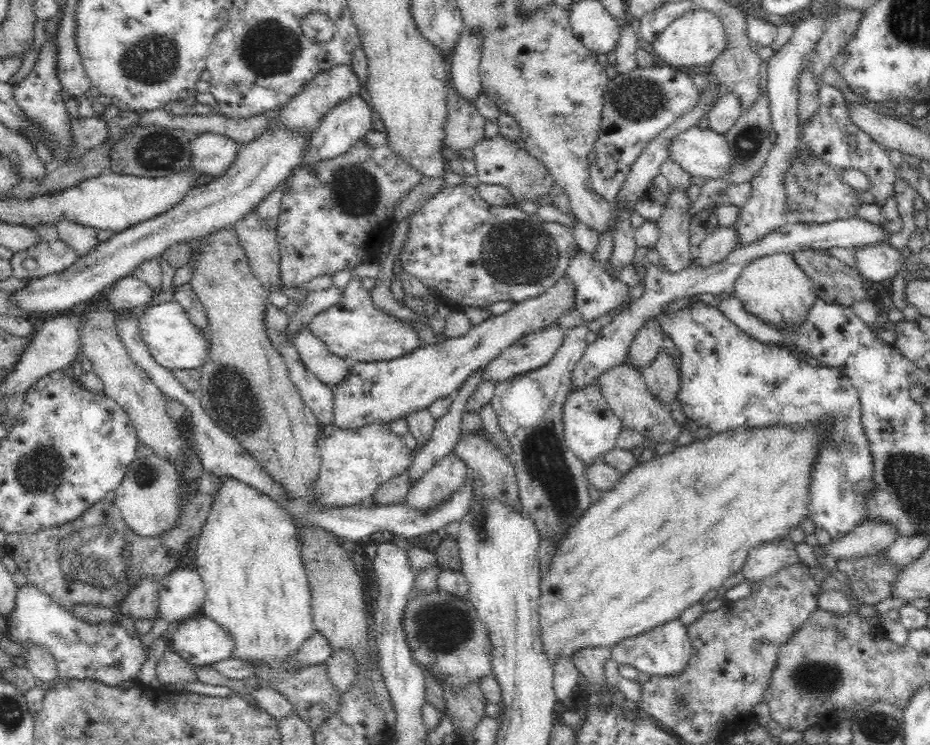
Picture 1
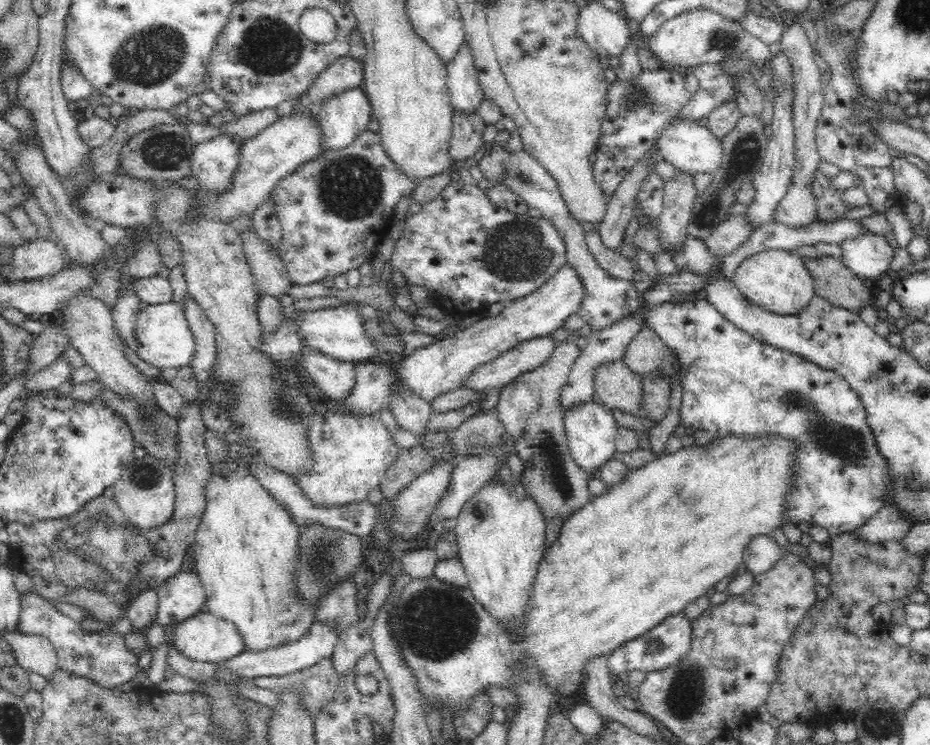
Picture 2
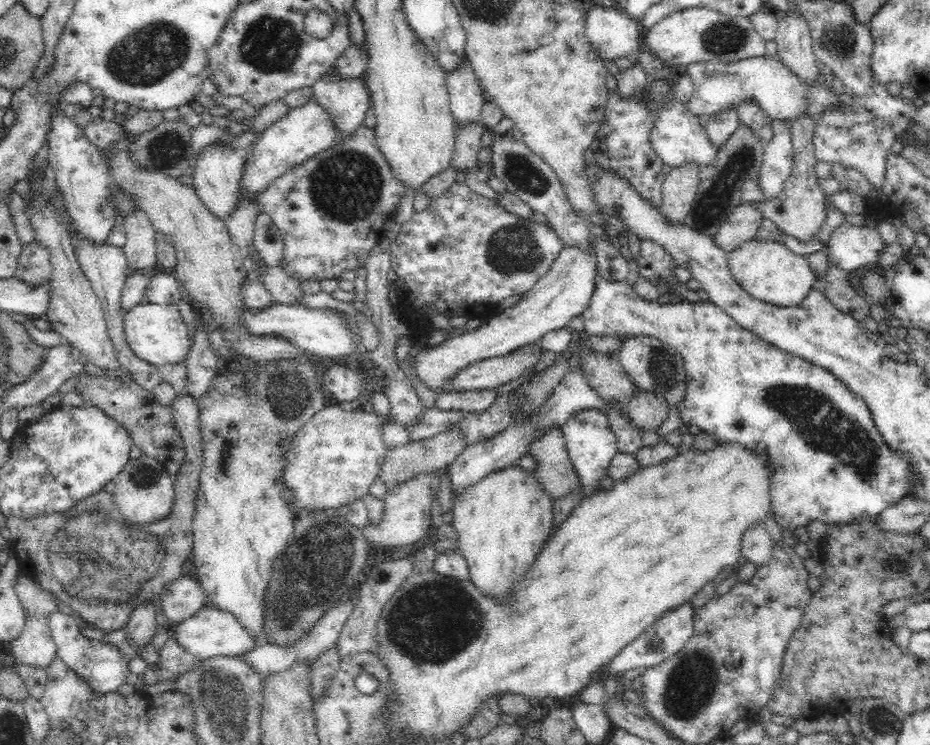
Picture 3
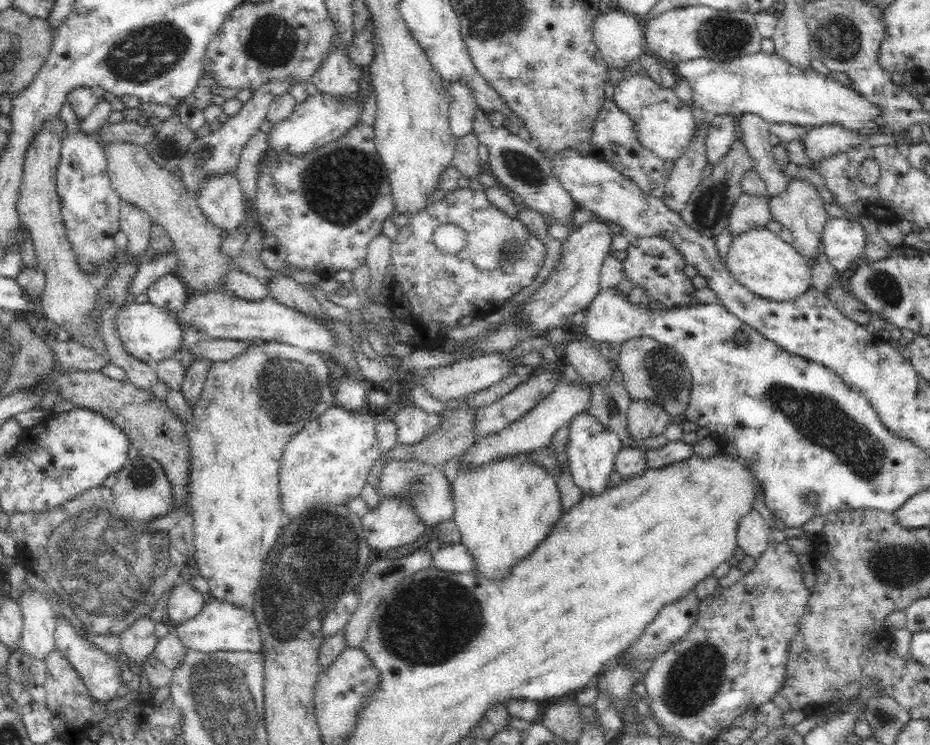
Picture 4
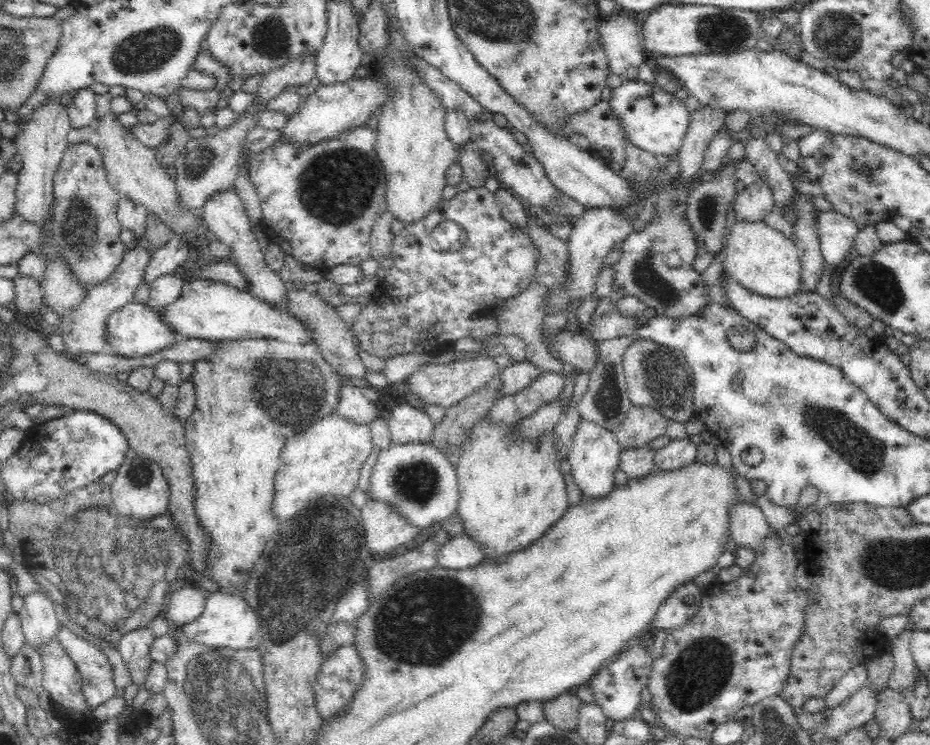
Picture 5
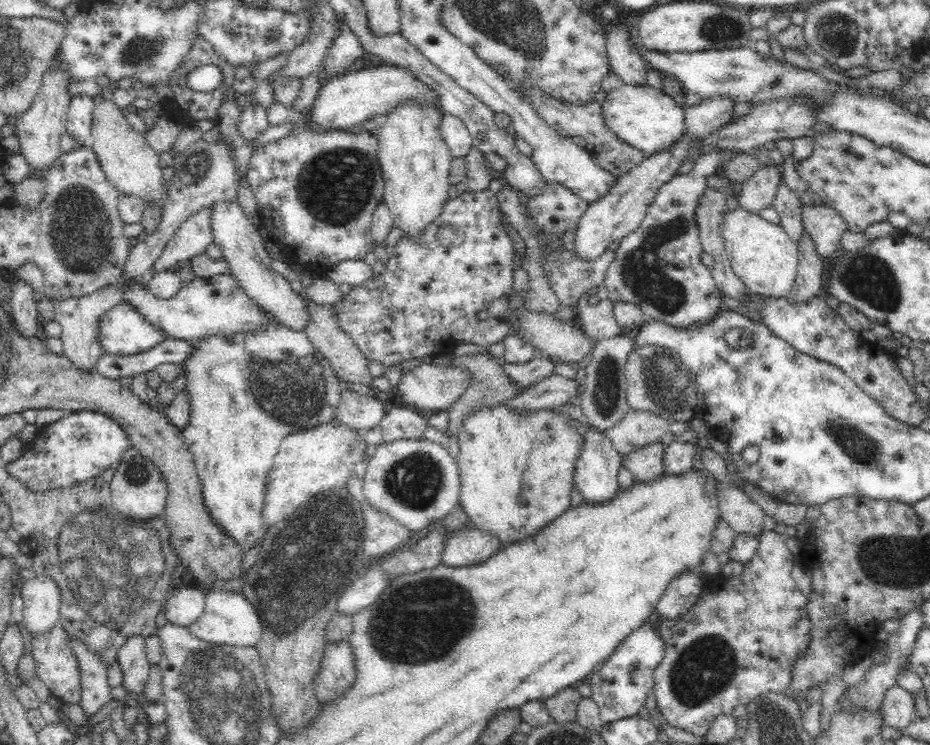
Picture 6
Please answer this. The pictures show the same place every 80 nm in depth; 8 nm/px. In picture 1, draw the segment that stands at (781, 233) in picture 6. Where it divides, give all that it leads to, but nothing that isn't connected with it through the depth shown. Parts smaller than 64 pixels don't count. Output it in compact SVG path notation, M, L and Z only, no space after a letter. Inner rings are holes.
M790 253L771 254L749 262L736 279L734 293L748 313L789 334L794 334L796 327L803 325L808 311L818 300L813 282Z

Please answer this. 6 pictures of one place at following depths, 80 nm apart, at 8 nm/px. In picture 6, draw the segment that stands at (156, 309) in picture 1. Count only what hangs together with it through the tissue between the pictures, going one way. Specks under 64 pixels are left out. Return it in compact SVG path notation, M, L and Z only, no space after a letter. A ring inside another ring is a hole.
M120 303L99 320L100 345L108 354L132 356L154 349L168 338L130 303Z

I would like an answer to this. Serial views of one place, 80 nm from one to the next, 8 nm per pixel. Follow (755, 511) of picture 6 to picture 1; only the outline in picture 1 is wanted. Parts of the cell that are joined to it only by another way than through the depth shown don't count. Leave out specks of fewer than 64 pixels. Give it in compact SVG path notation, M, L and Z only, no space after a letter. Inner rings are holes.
M780 540L772 541L771 543L764 543L763 545L757 546L750 551L746 562L744 563L743 569L741 570L742 576L744 576L744 581L750 583L750 586L753 584L759 583L760 581L766 580L768 577L771 577L773 574L779 573L780 570L785 569L786 567L793 567L794 565L806 565L808 569L811 570L813 575L813 568L809 567L807 564L801 562L800 557L794 549L785 548Z

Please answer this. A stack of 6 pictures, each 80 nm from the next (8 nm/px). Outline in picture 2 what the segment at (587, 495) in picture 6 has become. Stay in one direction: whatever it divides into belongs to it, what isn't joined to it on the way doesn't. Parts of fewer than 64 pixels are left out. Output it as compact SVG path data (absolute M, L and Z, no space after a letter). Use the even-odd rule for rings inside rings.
M596 396L588 401L570 406L563 412L567 445L578 467L593 477L594 472L612 459L616 452L616 437L619 426L612 410L608 409Z

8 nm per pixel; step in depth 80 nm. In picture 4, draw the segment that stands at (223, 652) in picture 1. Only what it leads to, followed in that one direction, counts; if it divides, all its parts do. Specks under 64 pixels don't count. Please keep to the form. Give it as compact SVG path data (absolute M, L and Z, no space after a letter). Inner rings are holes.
M209 598L203 610L195 618L172 628L188 651L201 653L246 651L258 653L258 650L263 648L260 629L258 629L258 623L256 623L253 614L249 614L245 608L236 607L228 602L216 599Z

